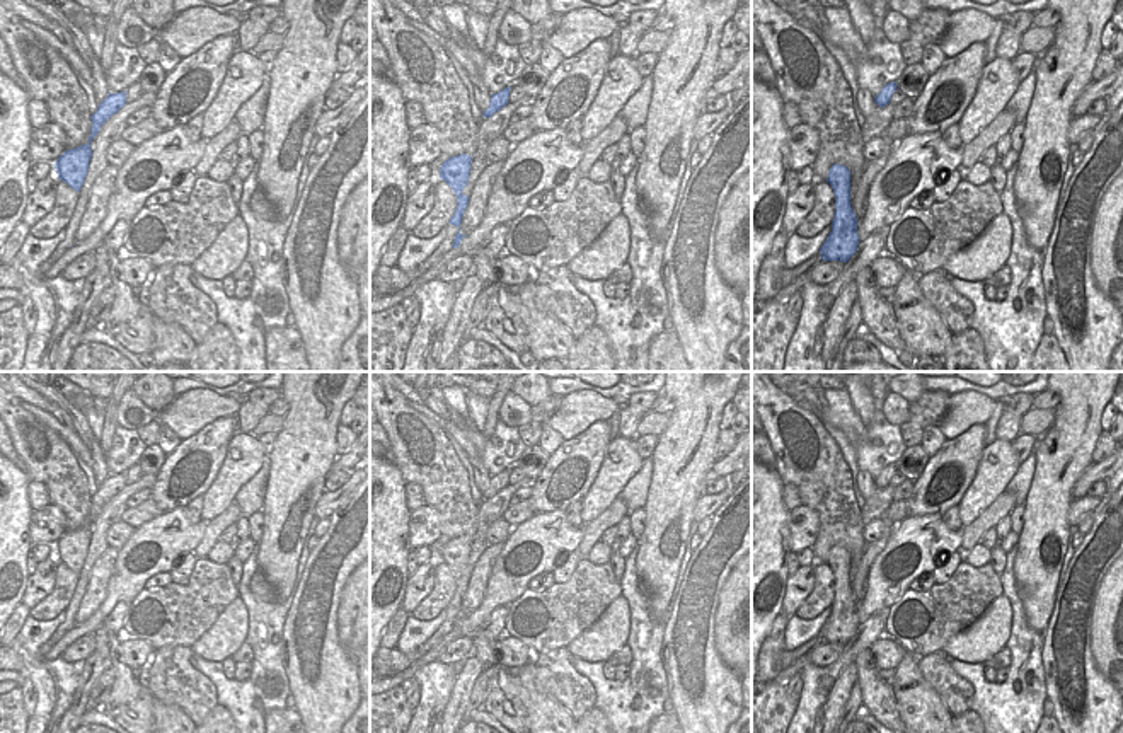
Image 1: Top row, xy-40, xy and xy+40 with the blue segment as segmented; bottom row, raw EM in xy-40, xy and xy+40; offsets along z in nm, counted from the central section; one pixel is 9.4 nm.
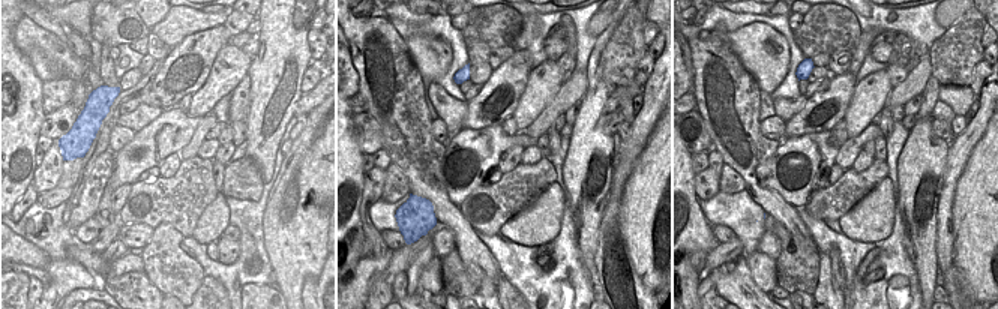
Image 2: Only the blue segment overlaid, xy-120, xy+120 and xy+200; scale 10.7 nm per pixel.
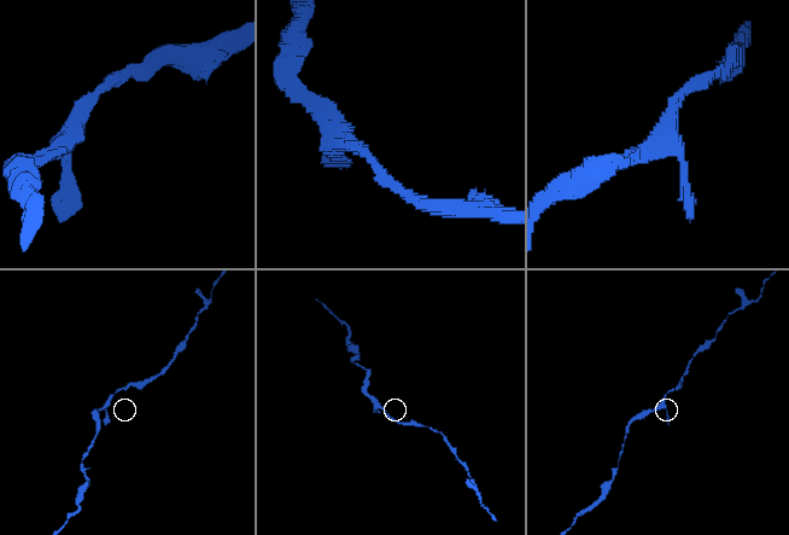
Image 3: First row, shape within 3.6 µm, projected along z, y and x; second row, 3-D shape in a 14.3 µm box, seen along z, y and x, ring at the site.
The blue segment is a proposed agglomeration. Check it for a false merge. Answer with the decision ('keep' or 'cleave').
keep

